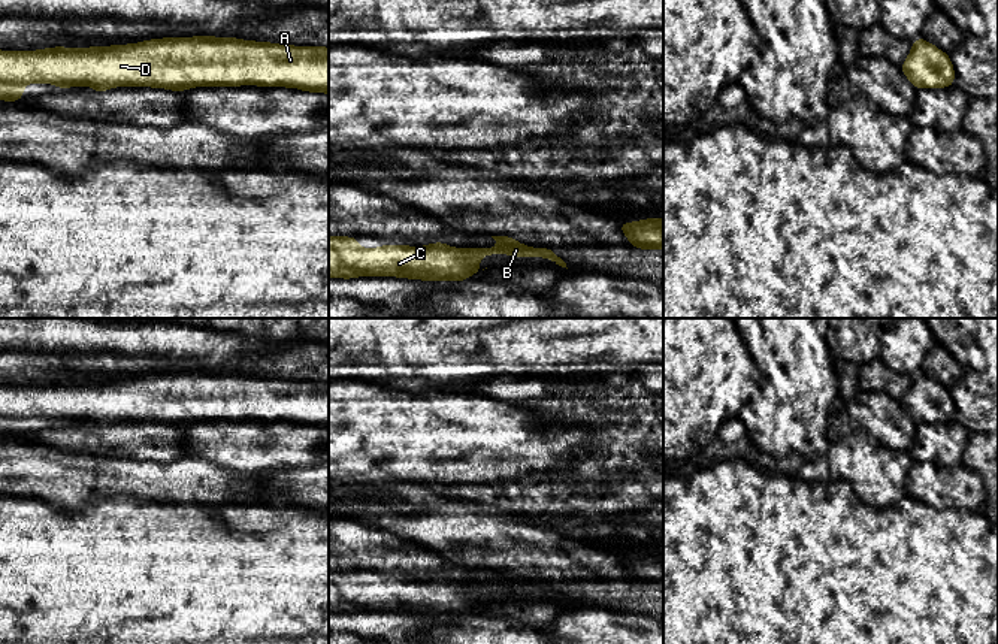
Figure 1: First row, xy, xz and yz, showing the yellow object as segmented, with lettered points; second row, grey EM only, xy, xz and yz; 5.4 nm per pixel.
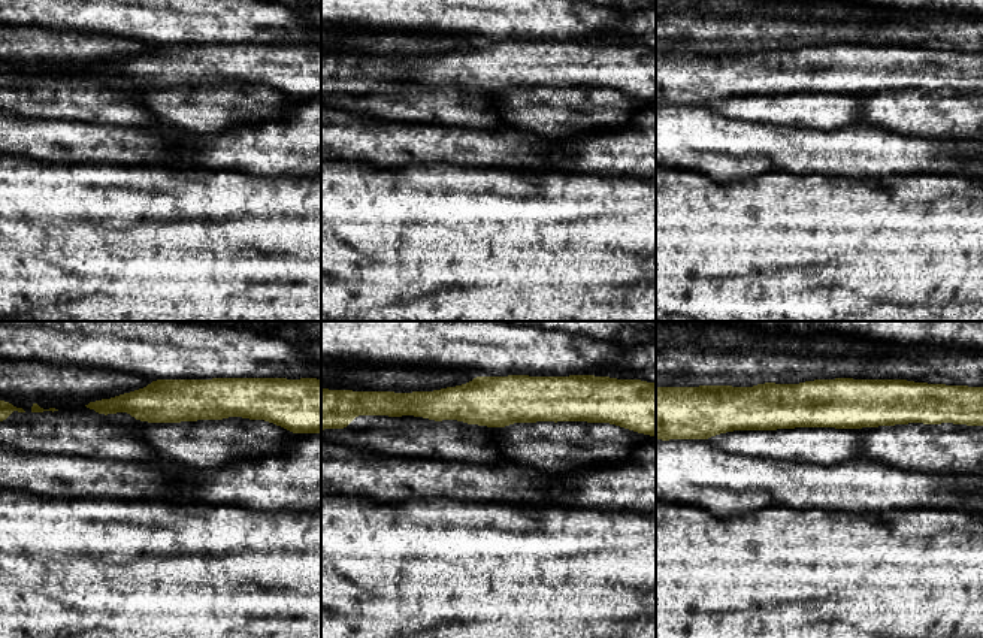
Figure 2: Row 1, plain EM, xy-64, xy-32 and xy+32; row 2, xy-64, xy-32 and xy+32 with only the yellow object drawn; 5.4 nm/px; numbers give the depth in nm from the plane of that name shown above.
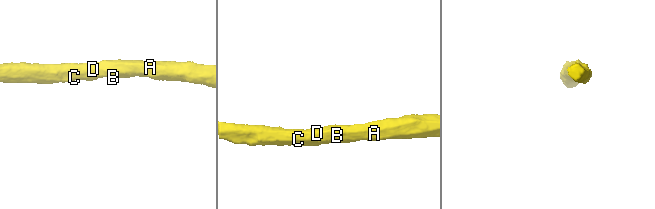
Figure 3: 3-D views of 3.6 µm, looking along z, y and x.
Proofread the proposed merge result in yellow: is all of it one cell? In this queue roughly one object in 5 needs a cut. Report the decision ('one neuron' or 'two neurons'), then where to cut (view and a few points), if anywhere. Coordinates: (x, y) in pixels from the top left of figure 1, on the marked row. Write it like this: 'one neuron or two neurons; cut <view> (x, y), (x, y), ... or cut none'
one neuron; cut none

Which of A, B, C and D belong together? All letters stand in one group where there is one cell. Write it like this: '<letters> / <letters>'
A B C D

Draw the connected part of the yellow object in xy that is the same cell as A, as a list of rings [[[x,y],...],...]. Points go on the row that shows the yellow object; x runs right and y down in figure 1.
[[[191,36],[137,43],[34,51],[0,49],[0,100],[18,102],[27,84],[57,88],[284,87],[329,94],[329,48],[238,37]]]

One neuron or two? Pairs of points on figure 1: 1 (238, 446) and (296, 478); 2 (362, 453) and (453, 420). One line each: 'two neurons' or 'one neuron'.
1: two neurons
2: one neuron

